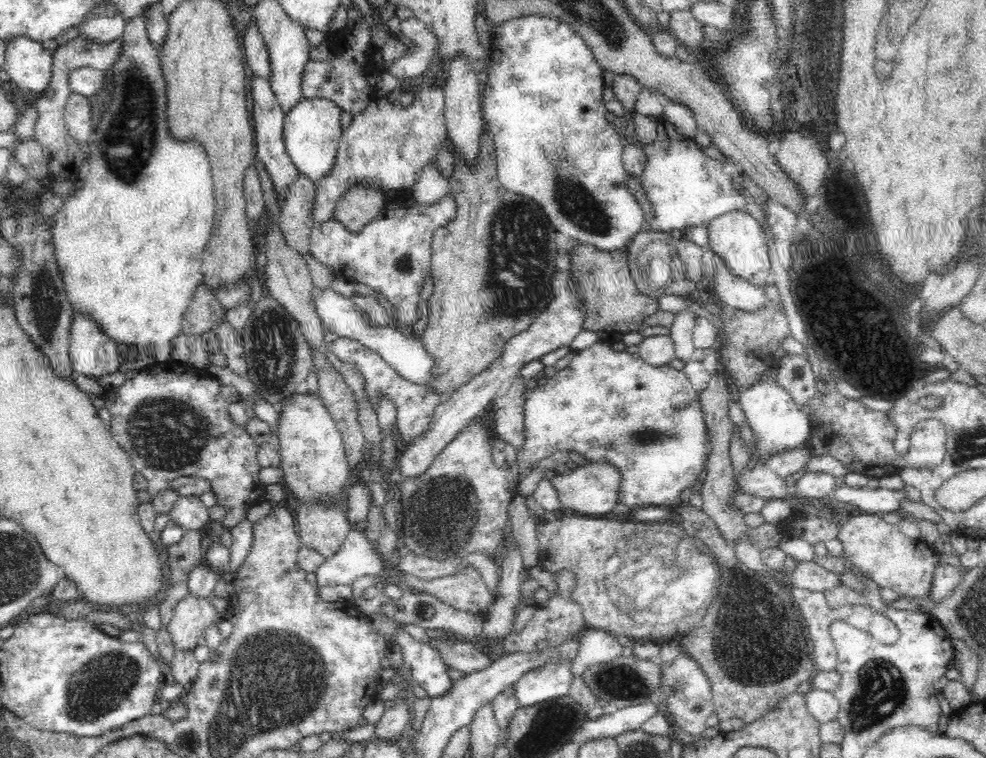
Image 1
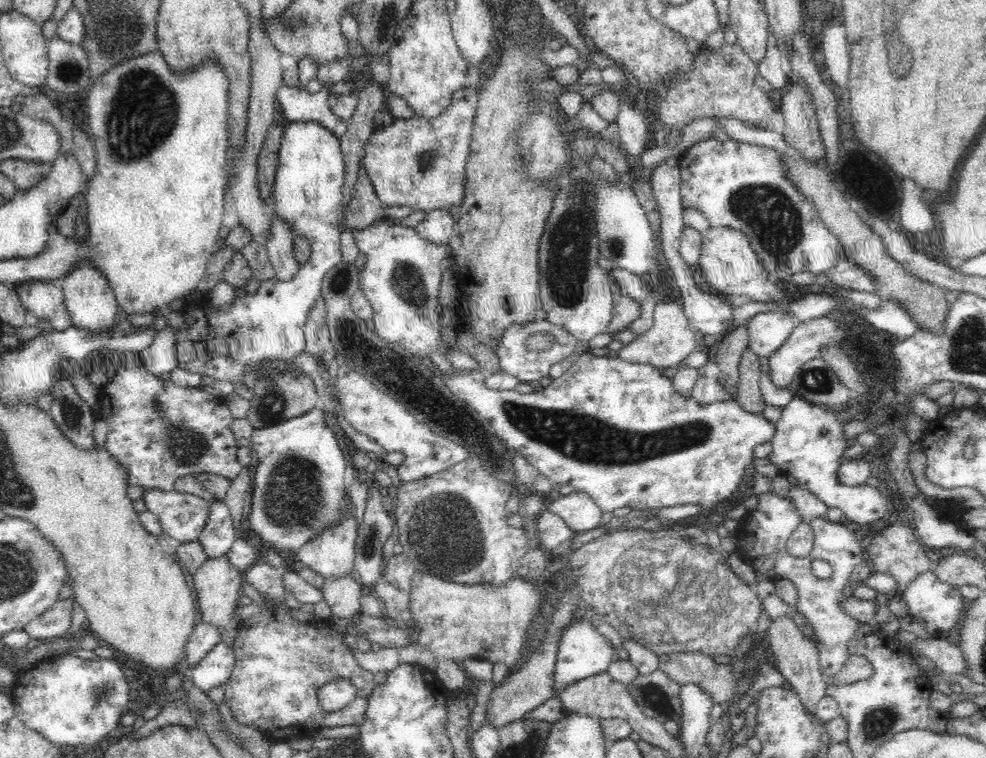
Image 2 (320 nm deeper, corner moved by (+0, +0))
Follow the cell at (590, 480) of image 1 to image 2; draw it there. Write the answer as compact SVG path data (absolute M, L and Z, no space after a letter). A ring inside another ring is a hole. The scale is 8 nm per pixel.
M581 490L551 499L545 508L555 512L575 534L602 526L602 509L594 502L592 496Z

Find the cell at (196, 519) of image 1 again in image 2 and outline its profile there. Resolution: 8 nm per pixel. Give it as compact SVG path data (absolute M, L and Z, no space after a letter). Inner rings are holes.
M145 489L142 500L148 511L156 514L161 523L161 532L179 540L181 544L196 541L209 518L210 503L195 494Z

